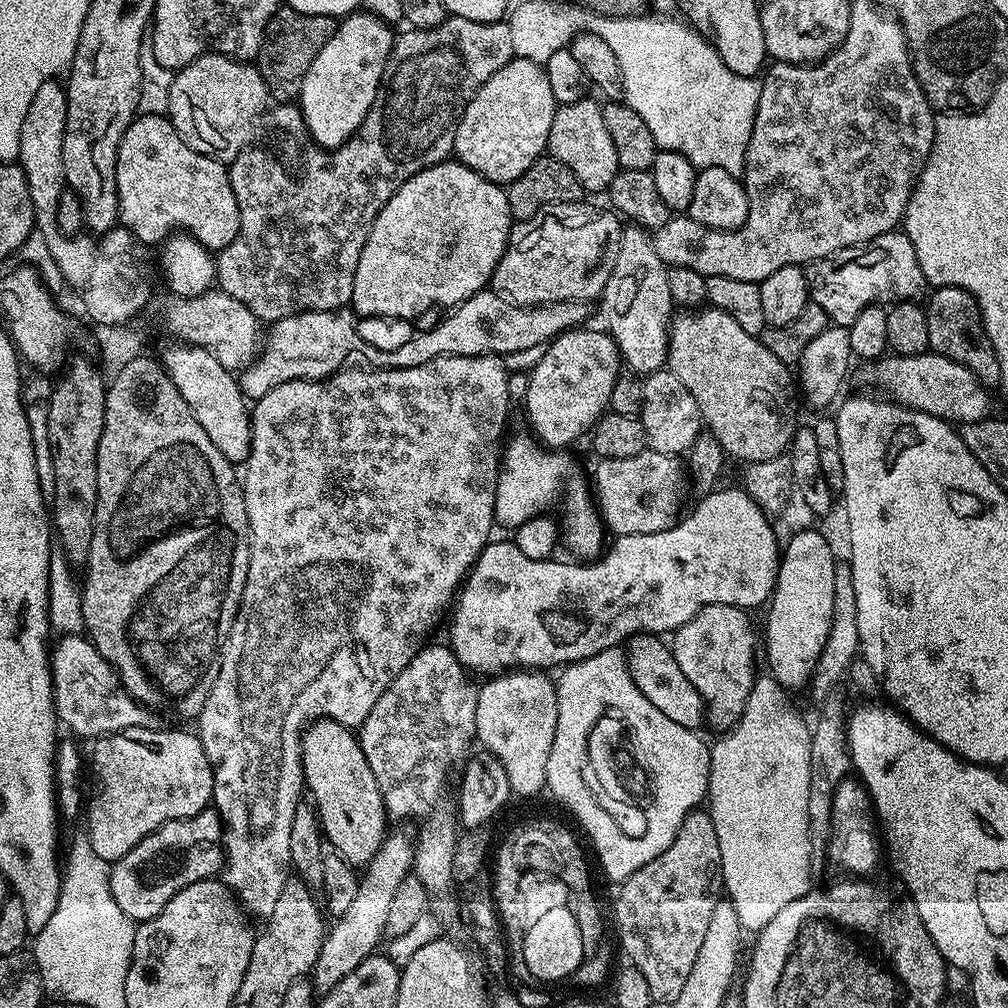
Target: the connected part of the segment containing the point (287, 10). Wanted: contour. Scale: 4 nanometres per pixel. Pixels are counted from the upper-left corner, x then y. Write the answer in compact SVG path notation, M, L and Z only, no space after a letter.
M287 6L280 7L274 18L270 18L262 38L258 67L273 101L292 102L299 97L310 62L314 62L314 58L318 58L318 50L330 42L337 23L337 17L302 14Z

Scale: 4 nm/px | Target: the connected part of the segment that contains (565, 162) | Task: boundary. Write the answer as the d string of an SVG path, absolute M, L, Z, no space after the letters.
M592 98L570 102L557 107L554 122L550 122L547 155L553 156L562 166L566 166L578 178L585 193L607 193L616 173L621 170L618 162L618 150L606 130L606 121L602 118L602 107L595 104Z

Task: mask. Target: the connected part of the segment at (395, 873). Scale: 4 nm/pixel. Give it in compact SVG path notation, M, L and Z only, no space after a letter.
M398 830L396 833L389 833L378 850L378 854L374 856L371 862L365 867L361 873L358 886L358 895L354 898L346 914L340 916L333 924L332 928L327 931L323 942L322 950L319 952L318 962L312 971L313 987L319 993L325 994L330 991L333 986L342 980L348 973L352 973L366 957L375 953L378 942L383 941L384 928L386 926L387 915L390 914L391 903L394 900L394 894L398 892L398 886L409 877L414 861L415 861L415 843L408 846L408 856L404 856L404 840L411 835L404 830Z

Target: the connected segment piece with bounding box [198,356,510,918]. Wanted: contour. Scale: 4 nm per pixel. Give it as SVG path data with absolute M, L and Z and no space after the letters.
M439 356L422 366L376 366L371 370L373 372L363 372L348 366L327 380L282 382L282 386L274 386L274 390L250 408L252 449L242 468L250 550L246 586L224 651L220 654L218 678L198 717L198 735L206 758L212 764L212 804L224 825L222 880L236 893L245 913L253 917L267 918L274 914L282 886L290 879L290 826L294 826L294 810L298 810L302 802L300 791L303 793L306 788L300 761L300 738L304 729L312 721L323 719L359 729L366 714L374 710L374 702L382 698L392 679L410 662L414 651L412 636L418 635L448 603L448 607L453 603L458 589L493 535L496 478L502 463L500 439L504 436L504 423L510 408L507 394L510 372L505 361L498 356Z

